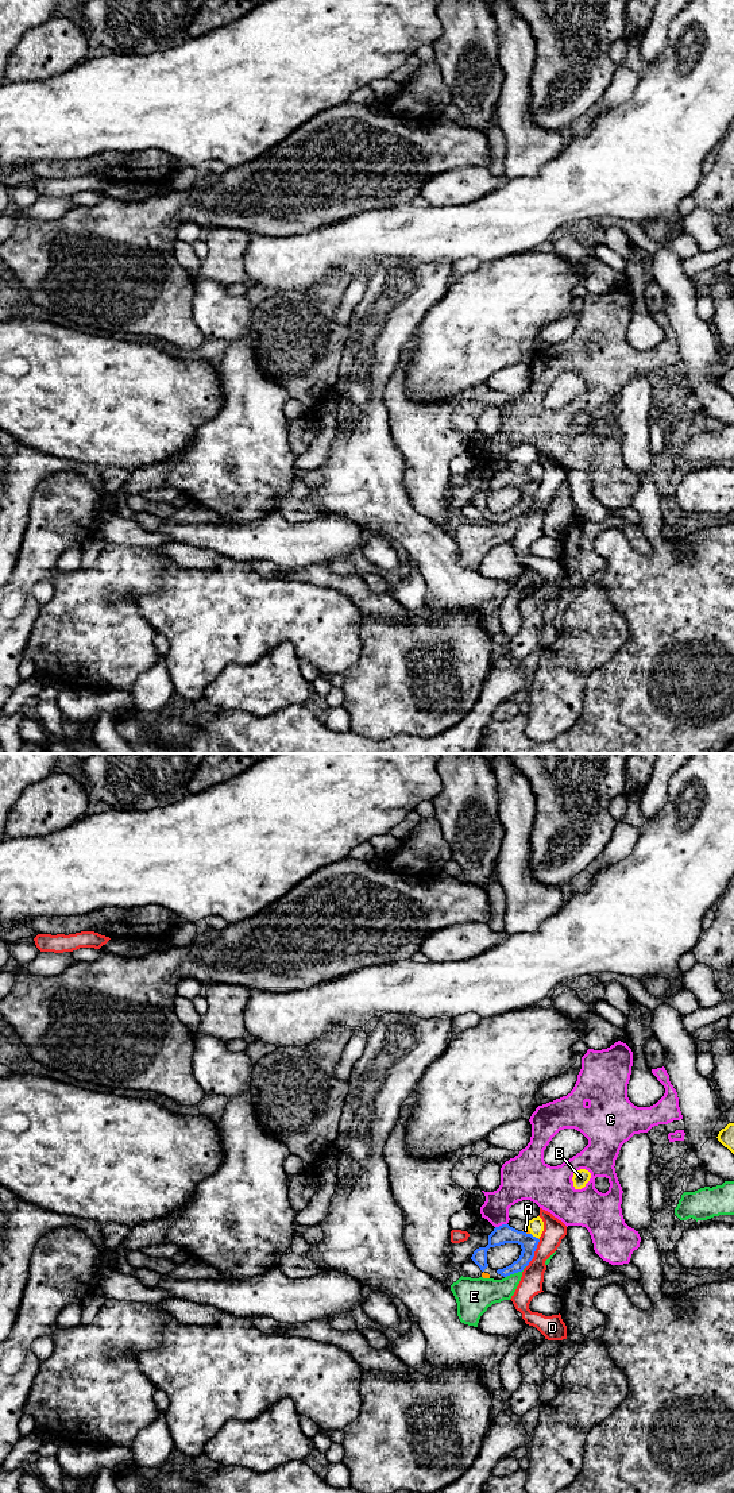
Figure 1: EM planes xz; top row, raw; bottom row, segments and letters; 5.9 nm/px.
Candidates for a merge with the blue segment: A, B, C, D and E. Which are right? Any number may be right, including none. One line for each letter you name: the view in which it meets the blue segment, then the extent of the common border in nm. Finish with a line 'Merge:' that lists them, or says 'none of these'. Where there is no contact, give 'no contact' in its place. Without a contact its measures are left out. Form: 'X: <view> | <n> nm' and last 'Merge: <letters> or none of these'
A: xz | 50 nm
Merge: A

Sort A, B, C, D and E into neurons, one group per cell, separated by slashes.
A / B / C / D / E

